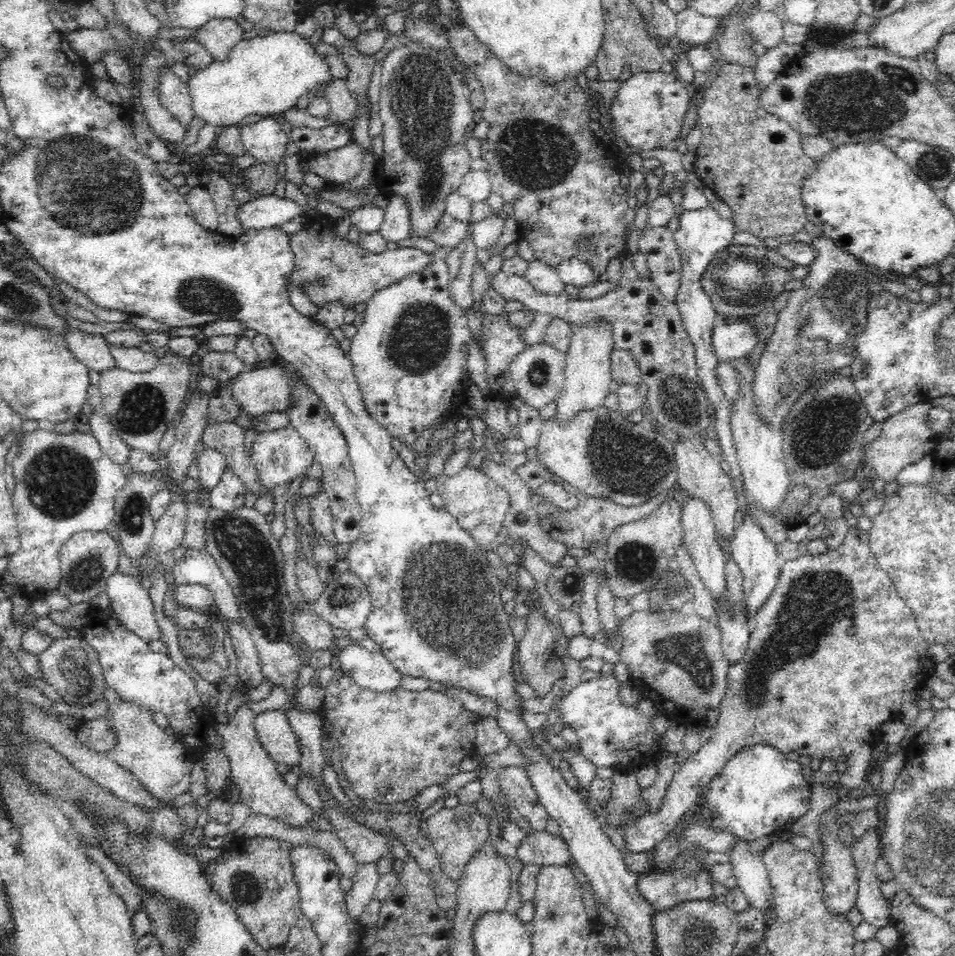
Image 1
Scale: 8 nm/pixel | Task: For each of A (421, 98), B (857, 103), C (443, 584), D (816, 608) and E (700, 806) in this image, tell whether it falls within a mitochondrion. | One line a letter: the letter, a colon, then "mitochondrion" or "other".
A: mitochondrion
B: mitochondrion
C: mitochondrion
D: mitochondrion
E: other

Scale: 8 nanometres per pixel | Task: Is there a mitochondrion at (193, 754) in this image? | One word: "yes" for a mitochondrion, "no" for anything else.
no

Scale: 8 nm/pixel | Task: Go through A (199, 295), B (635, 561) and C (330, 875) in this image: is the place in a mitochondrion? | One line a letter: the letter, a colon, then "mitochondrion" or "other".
A: mitochondrion
B: mitochondrion
C: other

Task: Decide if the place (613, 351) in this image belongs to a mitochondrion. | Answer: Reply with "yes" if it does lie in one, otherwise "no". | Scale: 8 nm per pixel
no

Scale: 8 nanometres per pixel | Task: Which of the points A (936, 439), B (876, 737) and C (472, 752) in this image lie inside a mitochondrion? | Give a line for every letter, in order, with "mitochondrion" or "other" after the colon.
A: other
B: other
C: other

